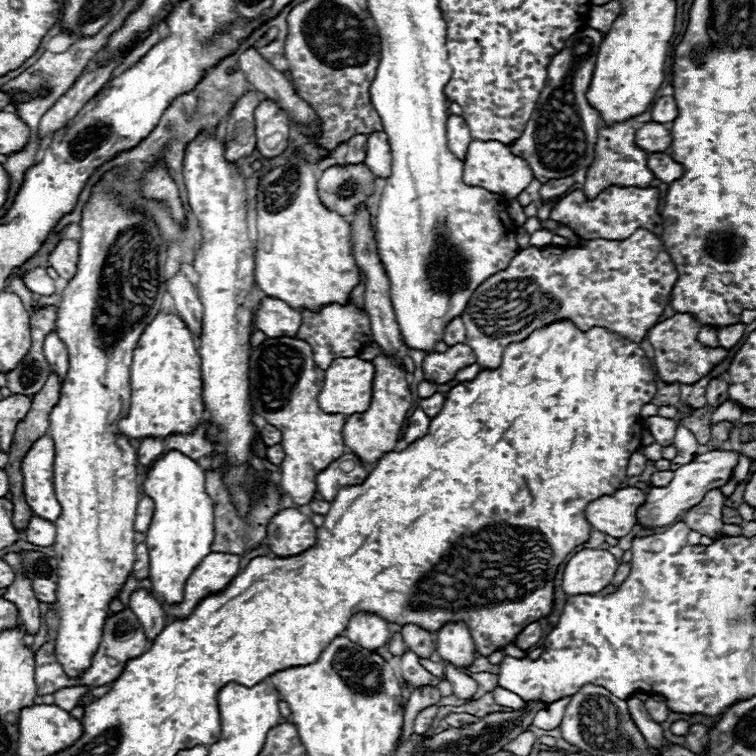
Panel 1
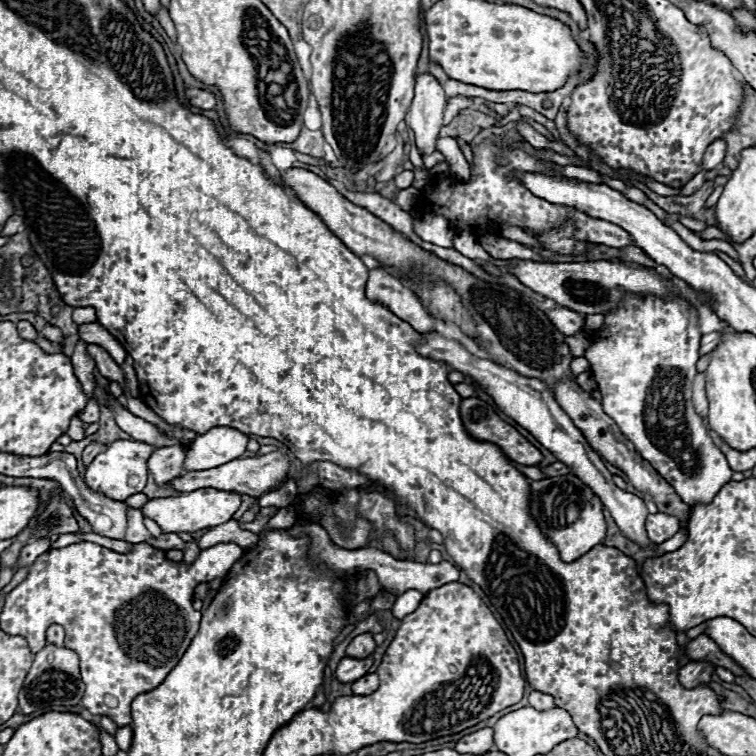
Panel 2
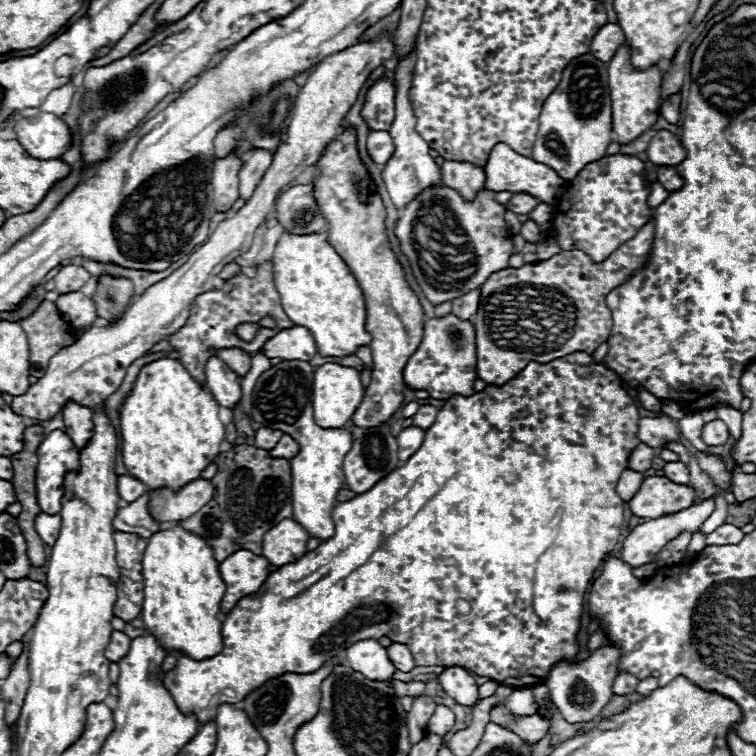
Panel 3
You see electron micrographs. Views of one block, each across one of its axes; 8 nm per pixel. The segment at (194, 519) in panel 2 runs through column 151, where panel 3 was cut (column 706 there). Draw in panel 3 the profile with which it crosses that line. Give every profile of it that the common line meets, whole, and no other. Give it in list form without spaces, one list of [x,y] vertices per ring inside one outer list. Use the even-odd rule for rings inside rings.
[[[708,498],[708,500],[704,500],[704,502],[700,502],[700,504],[694,504],[694,506],[686,508],[686,510],[674,512],[674,514],[664,514],[664,516],[660,516],[660,518],[656,518],[656,520],[648,520],[648,522],[636,526],[636,528],[624,538],[624,542],[622,542],[620,560],[626,562],[626,564],[630,564],[632,568],[652,562],[652,558],[660,552],[660,548],[662,548],[666,542],[670,542],[672,538],[676,538],[682,530],[690,530],[690,532],[700,530],[702,522],[712,514],[712,510],[714,510],[714,500]]]

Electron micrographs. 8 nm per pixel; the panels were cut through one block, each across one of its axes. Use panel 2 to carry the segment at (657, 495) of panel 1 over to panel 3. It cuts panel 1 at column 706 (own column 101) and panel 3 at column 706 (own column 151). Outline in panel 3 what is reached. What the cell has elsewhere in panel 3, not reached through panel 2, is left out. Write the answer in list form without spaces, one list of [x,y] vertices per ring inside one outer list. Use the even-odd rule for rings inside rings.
[[[694,412],[694,414],[688,414],[688,416],[684,416],[684,418],[680,420],[680,430],[682,430],[682,434],[690,440],[690,444],[692,444],[694,450],[704,452],[704,454],[714,454],[712,448],[706,446],[706,444],[702,442],[702,438],[700,438],[700,426],[698,425],[703,425],[703,423],[704,421],[701,414]]]

